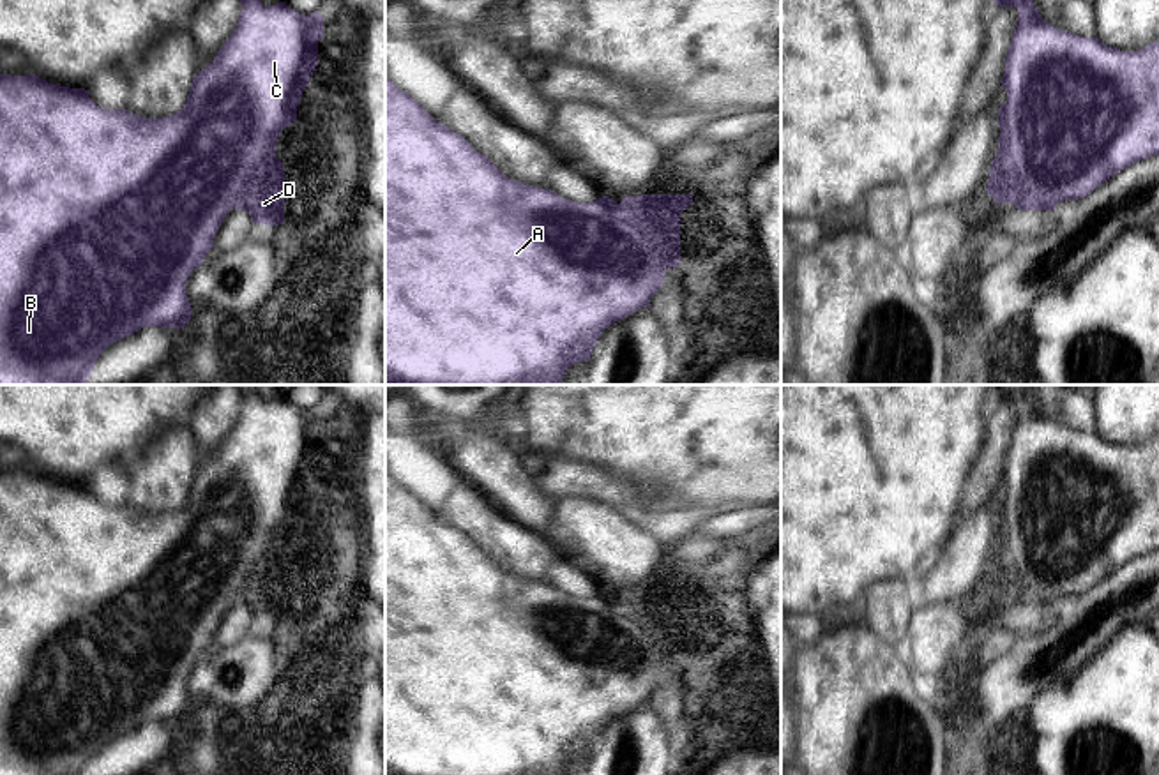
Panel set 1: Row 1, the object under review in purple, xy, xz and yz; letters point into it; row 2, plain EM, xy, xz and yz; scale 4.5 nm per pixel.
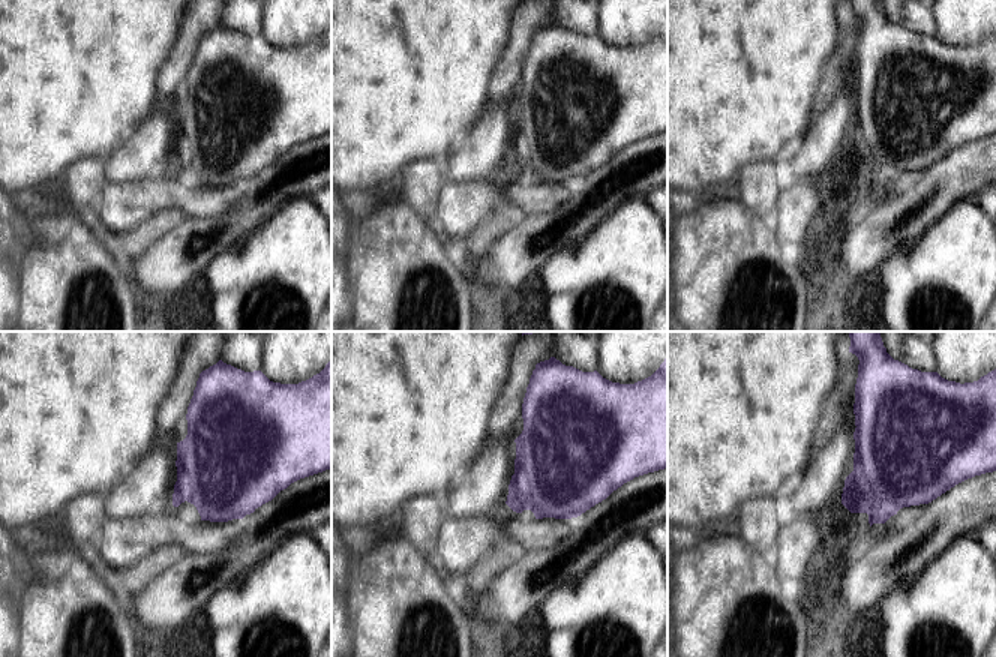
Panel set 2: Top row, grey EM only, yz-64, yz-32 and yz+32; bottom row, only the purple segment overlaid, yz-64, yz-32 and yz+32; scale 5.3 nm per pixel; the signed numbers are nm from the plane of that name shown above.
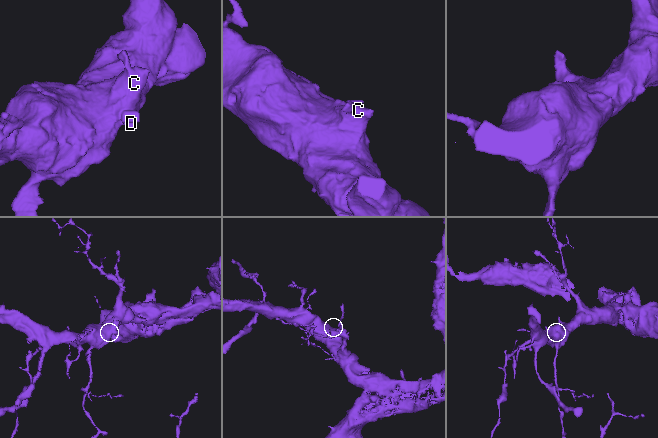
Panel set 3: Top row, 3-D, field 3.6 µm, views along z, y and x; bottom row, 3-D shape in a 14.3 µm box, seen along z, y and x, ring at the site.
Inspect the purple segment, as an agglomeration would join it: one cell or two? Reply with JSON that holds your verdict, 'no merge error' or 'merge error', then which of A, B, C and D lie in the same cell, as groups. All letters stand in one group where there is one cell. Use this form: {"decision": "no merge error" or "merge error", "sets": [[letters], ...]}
{"decision": "no merge error", "sets": [["A", "B", "C", "D"]]}

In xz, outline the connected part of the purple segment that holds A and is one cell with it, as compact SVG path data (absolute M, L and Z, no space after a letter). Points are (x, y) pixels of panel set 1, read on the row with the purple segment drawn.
M385 72L385 381L401 385L507 385L509 381L526 385L558 385L572 364L590 360L592 350L604 328L627 318L636 309L650 307L650 298L663 286L666 268L670 267L675 270L680 265L680 214L691 205L691 201L691 194L643 194L627 196L620 203L608 196L588 203L576 203L562 198L551 189L532 187L507 178L486 155L473 150L461 134L438 124L419 102L401 92Z

